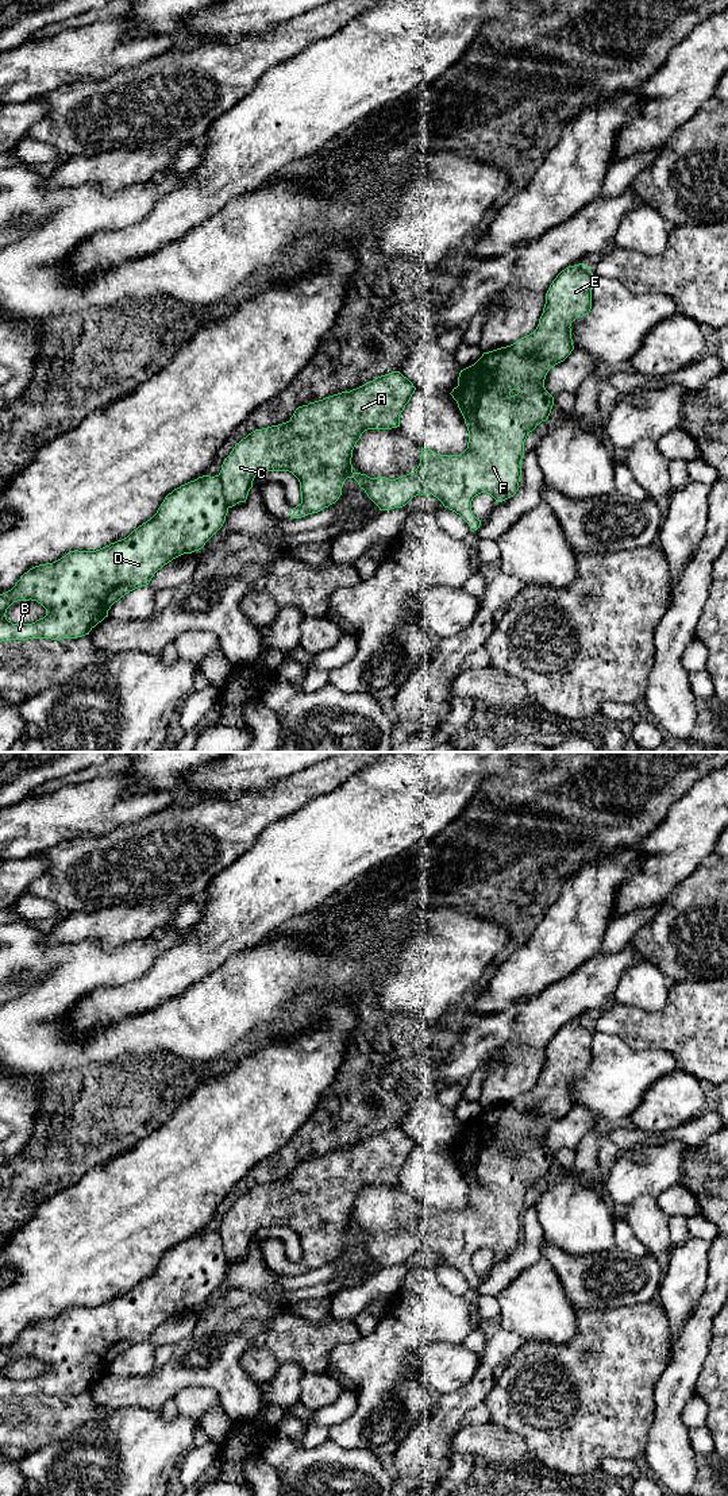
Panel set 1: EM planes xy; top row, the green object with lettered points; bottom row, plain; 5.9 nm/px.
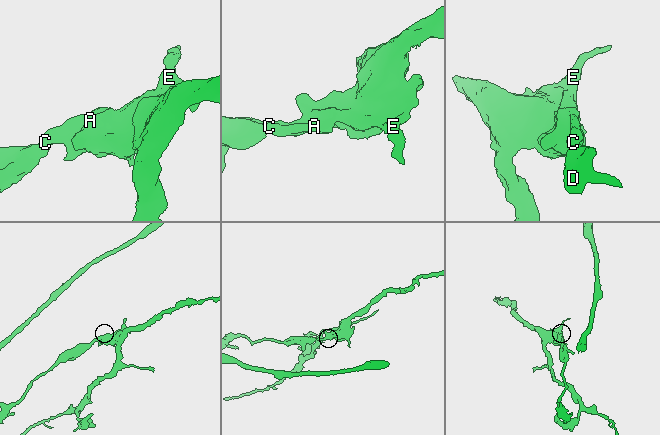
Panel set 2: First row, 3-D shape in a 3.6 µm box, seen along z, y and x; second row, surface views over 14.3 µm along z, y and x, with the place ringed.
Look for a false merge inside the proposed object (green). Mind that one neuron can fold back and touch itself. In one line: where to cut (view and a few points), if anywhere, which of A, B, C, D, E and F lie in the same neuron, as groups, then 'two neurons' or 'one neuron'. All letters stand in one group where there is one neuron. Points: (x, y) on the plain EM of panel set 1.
xy (218, 1232), (227, 1264) | A C E F / B D | two neurons

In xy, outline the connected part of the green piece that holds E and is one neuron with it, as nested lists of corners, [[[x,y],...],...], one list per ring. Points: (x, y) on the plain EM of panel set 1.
[[[585,1019],[569,1022],[562,1026],[546,1049],[543,1069],[532,1090],[511,1102],[484,1108],[474,1121],[461,1126],[458,1142],[450,1150],[457,1157],[469,1187],[467,1204],[462,1210],[440,1211],[421,1203],[417,1225],[396,1235],[385,1233],[370,1234],[366,1230],[353,1227],[353,1206],[362,1190],[367,1185],[392,1185],[400,1183],[400,1171],[416,1146],[413,1140],[400,1127],[392,1127],[350,1148],[342,1148],[298,1163],[289,1177],[255,1185],[236,1199],[223,1218],[219,1229],[227,1264],[232,1264],[247,1256],[253,1237],[258,1230],[289,1227],[298,1235],[301,1248],[301,1260],[290,1266],[290,1275],[301,1275],[335,1260],[342,1252],[343,1238],[347,1234],[354,1234],[380,1266],[402,1264],[419,1250],[432,1250],[444,1264],[459,1271],[469,1280],[471,1288],[477,1287],[481,1276],[473,1271],[473,1254],[481,1249],[486,1249],[496,1258],[502,1258],[513,1253],[520,1244],[524,1198],[529,1188],[548,1175],[554,1161],[554,1153],[544,1144],[546,1131],[551,1123],[563,1118],[574,1106],[570,1083],[577,1073],[588,1071],[592,1065],[592,1033],[593,1029]]]

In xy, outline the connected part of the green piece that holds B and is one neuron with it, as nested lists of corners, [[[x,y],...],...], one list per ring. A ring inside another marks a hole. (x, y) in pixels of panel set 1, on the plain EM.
[[[203,1231],[169,1249],[157,1269],[134,1285],[127,1293],[96,1307],[70,1307],[61,1315],[39,1320],[24,1329],[15,1342],[0,1350],[0,1399],[28,1395],[77,1395],[89,1388],[108,1373],[108,1366],[130,1347],[150,1339],[154,1330],[173,1315],[201,1306],[205,1299],[223,1283],[228,1264],[219,1231]],[[18,1357],[36,1357],[46,1365],[46,1372],[32,1380],[12,1380],[7,1376],[7,1365]]]

